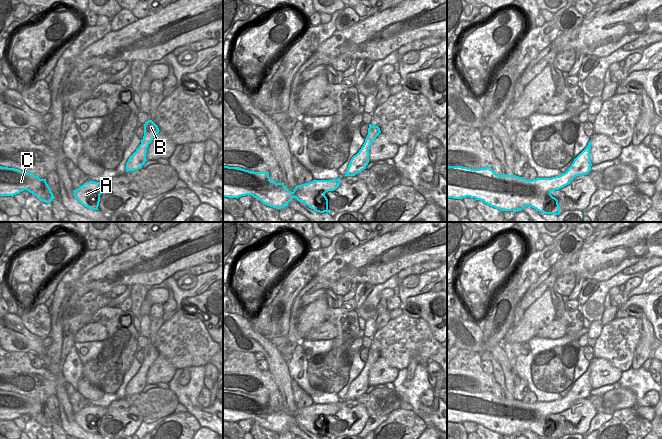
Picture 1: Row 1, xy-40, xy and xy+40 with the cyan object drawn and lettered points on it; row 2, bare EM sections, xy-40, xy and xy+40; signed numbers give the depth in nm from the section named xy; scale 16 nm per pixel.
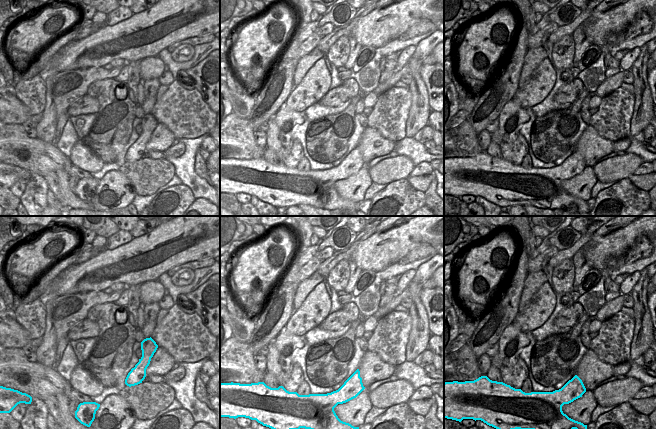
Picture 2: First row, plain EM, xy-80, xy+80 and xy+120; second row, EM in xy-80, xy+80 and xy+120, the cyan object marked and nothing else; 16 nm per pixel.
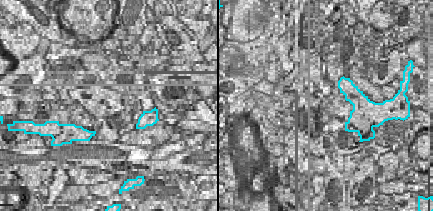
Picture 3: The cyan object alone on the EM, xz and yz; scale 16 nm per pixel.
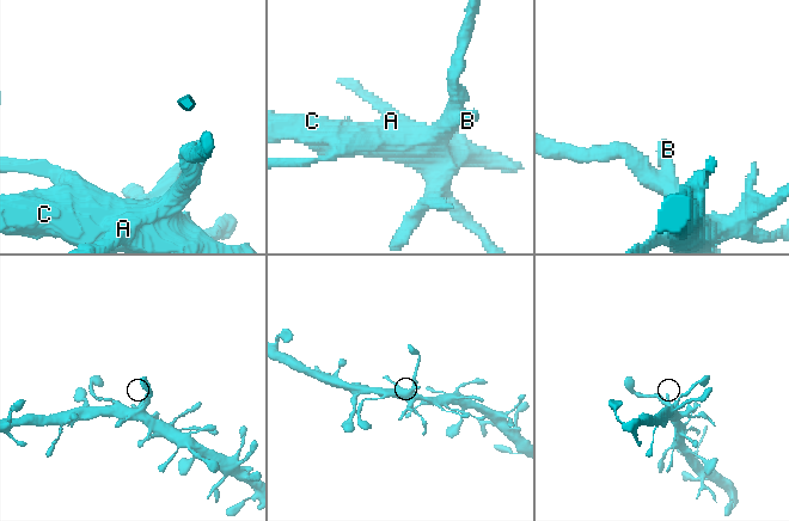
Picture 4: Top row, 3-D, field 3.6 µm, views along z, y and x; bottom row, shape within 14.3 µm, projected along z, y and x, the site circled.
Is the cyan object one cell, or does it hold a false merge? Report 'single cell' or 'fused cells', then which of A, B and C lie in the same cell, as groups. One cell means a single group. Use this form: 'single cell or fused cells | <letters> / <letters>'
fused cells | A C / B

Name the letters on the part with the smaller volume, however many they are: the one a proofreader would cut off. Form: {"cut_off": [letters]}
{"cut_off": ["B"]}

